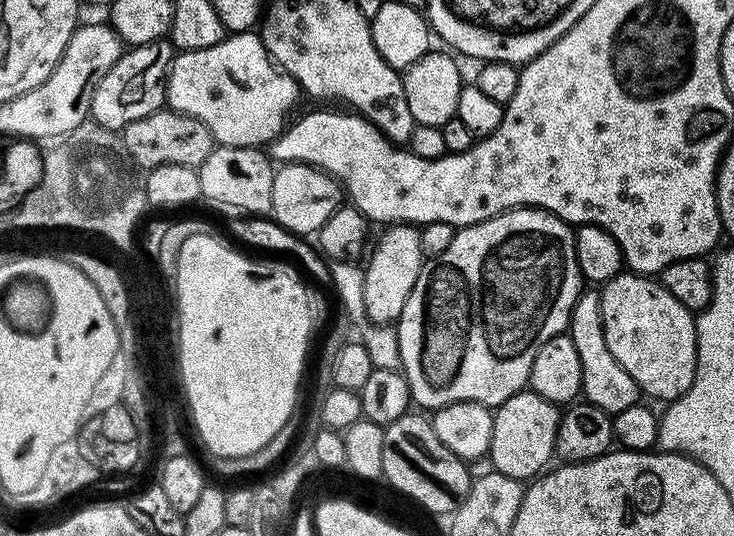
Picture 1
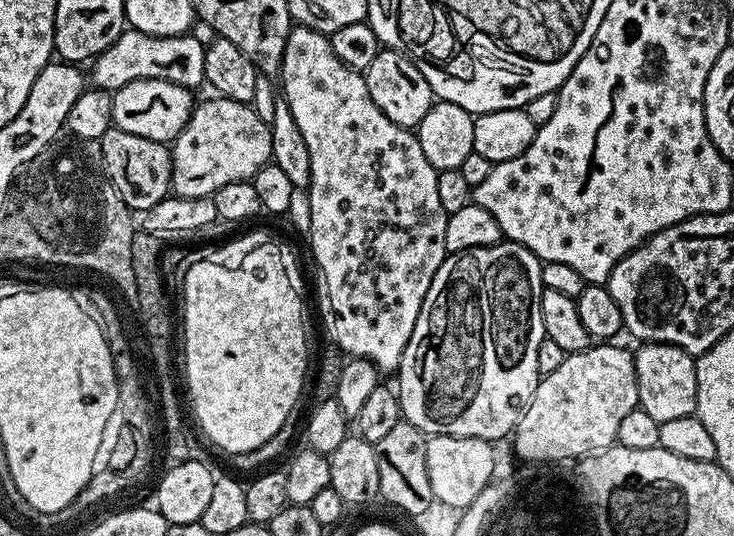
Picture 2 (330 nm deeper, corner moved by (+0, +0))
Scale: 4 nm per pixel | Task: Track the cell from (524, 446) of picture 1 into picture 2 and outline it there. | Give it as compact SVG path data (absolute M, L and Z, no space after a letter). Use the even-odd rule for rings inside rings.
M591 346L580 352L567 353L562 366L558 366L554 374L541 376L540 385L534 390L534 398L524 409L510 440L521 461L529 460L532 464L548 464L551 460L575 462L616 444L622 418L626 418L626 414L630 414L630 410L634 410L640 402L634 362L631 358L625 359L624 364L620 360L612 361L608 356L596 356L595 350Z

